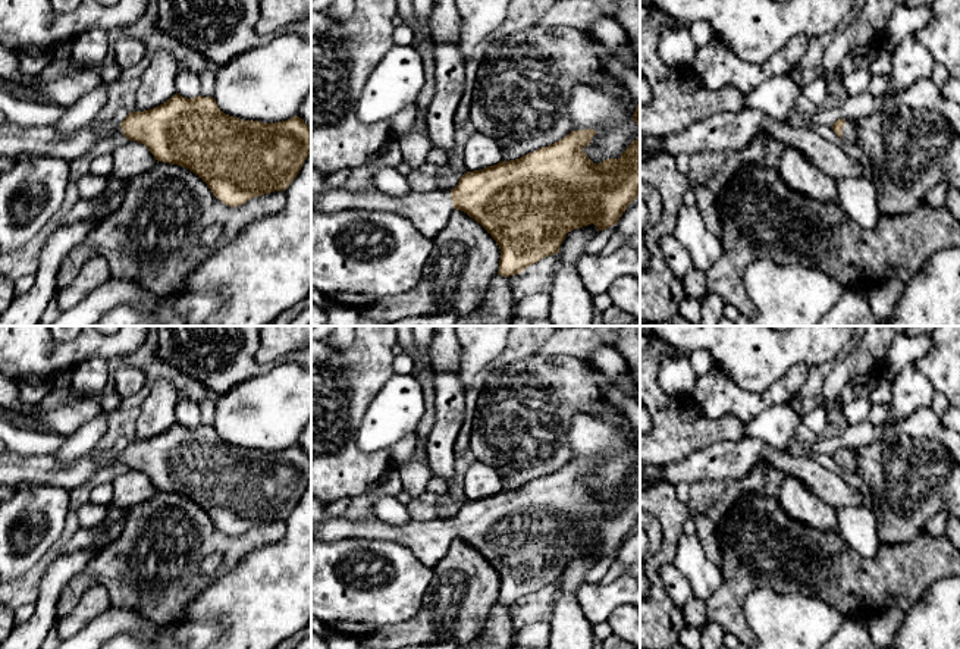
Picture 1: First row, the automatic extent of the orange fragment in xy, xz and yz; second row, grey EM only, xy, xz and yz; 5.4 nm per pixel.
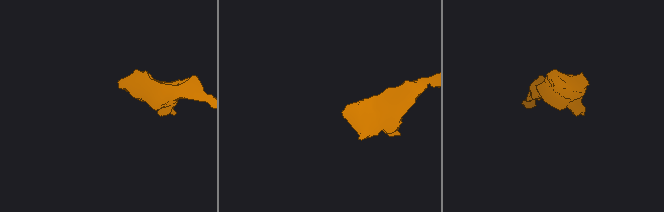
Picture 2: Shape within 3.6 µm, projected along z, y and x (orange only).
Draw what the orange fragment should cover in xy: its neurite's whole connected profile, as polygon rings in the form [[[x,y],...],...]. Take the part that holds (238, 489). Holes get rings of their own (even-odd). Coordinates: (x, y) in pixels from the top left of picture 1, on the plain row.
[[[176,421],[154,438],[128,442],[120,452],[88,452],[69,465],[59,464],[54,452],[21,457],[6,449],[0,454],[0,485],[73,490],[88,485],[100,468],[116,463],[144,473],[157,490],[189,498],[207,512],[216,527],[230,536],[242,534],[254,526],[285,520],[311,480],[311,457],[298,445],[274,452],[242,449],[225,443],[213,426],[186,427]]]

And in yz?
[[[838,448],[834,451],[832,458],[847,473],[857,473],[856,454],[853,448]]]

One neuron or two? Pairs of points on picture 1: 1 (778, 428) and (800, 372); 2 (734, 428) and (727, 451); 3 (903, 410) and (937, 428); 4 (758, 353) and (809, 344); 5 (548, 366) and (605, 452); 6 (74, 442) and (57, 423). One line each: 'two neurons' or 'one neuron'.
1: two neurons
2: two neurons
3: two neurons
4: one neuron
5: two neurons
6: two neurons

